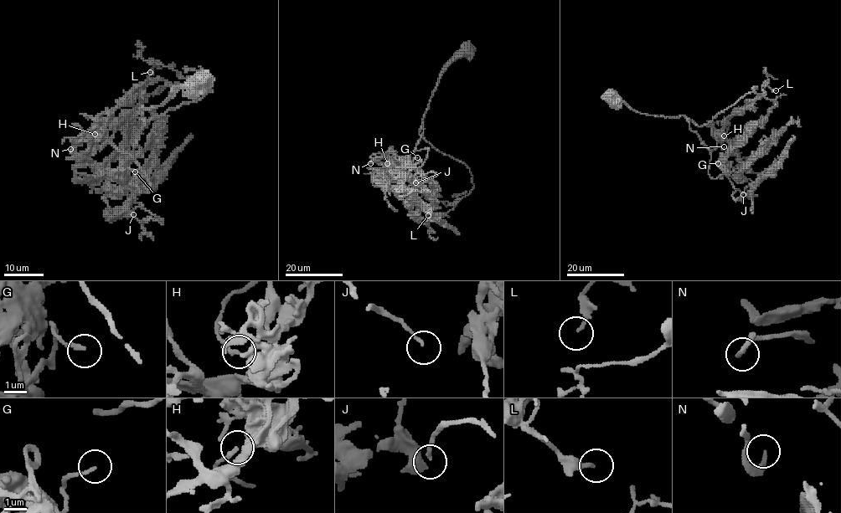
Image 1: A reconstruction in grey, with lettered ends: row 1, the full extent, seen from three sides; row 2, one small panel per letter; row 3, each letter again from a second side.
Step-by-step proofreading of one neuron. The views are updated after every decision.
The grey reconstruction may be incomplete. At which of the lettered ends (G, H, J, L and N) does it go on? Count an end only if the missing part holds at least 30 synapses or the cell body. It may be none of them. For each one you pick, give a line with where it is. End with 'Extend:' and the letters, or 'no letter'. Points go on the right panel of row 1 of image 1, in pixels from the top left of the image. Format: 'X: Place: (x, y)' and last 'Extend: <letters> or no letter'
Extend: no letter

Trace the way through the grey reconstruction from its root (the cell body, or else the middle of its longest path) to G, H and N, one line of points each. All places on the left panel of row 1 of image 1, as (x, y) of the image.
G: (204, 83), (181, 86), (159, 106), (142, 106), (133, 157), (148, 192), (118, 179), (135, 171)
H: (204, 83), (142, 106), (131, 154), (103, 133), (104, 120), (95, 134)
N: (204, 83), (181, 86), (159, 106), (142, 106), (144, 127), (131, 154), (105, 135), (85, 138), (70, 149)

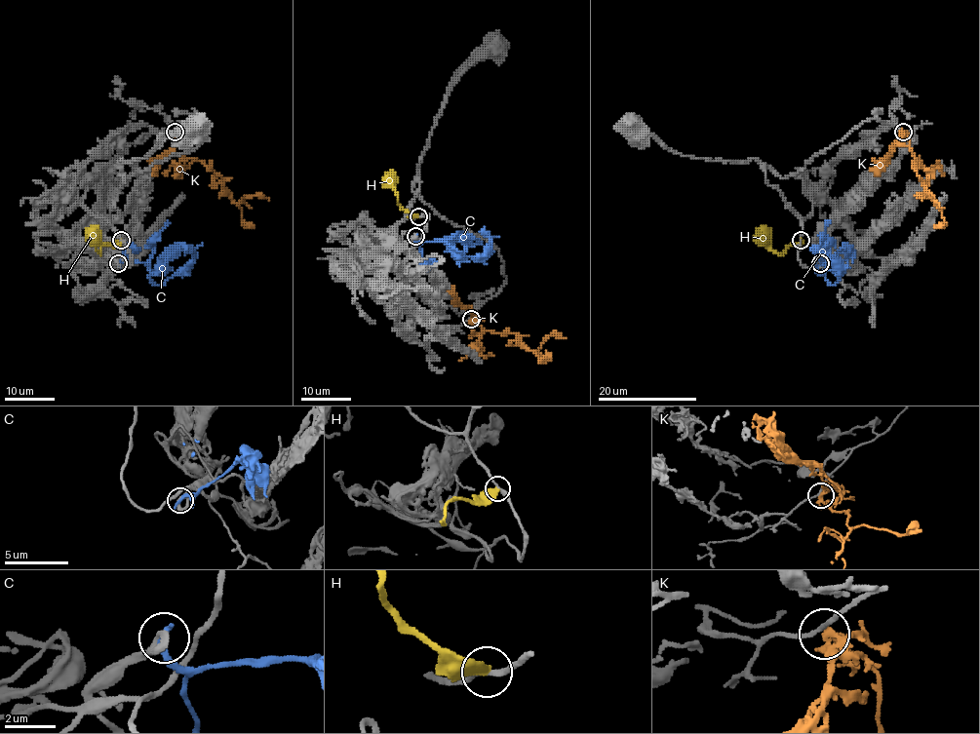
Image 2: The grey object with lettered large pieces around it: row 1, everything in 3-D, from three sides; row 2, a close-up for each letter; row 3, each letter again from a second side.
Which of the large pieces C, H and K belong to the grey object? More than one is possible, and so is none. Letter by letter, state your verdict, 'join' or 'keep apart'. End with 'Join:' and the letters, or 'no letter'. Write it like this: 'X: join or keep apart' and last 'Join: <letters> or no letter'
C: keep apart
H: keep apart
K: join
Join: K

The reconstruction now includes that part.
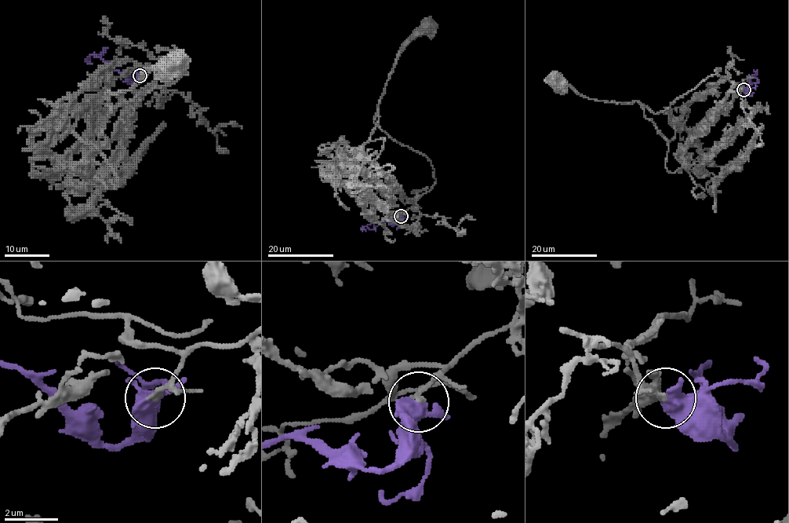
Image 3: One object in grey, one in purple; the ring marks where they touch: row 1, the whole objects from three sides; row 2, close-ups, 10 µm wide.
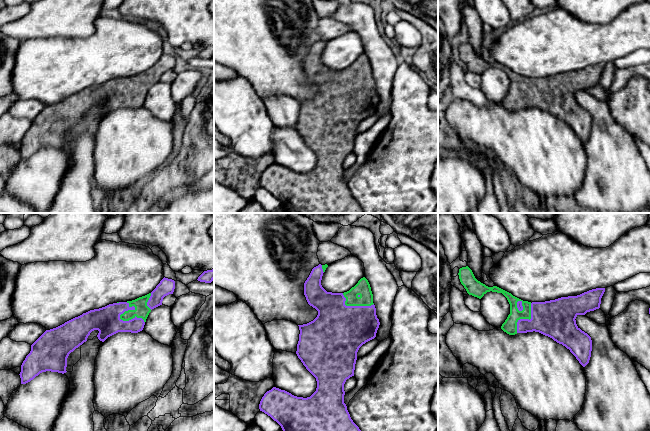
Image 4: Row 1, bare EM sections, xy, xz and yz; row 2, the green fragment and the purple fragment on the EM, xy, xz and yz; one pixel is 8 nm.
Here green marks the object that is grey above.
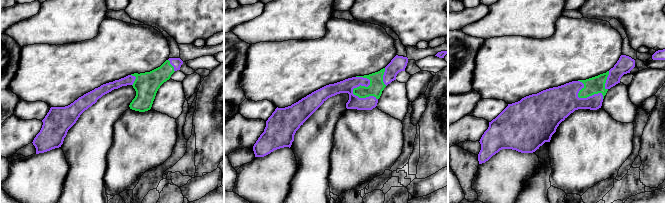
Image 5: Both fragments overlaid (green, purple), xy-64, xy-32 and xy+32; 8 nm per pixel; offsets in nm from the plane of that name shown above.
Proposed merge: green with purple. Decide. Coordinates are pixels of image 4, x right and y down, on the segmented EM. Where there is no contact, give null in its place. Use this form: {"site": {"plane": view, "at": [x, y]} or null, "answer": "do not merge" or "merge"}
{"site": {"plane": "xy", "at": [120, 318]}, "answer": "merge"}

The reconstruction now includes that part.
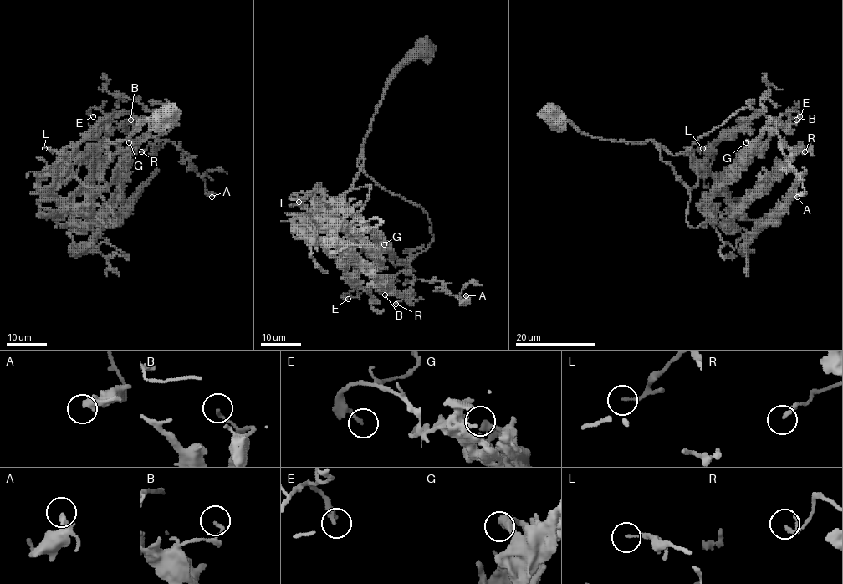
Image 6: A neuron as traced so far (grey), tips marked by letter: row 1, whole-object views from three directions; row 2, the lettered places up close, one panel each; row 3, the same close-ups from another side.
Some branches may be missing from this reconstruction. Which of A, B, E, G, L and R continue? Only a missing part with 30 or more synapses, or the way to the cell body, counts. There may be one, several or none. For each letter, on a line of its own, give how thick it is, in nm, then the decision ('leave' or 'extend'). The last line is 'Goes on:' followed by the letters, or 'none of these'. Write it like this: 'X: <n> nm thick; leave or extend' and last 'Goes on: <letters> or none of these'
A: 360 nm thick; leave
B: 140 nm thick; leave
E: 140 nm thick; leave
G: 280 nm thick; leave
L: 150 nm thick; extend
R: 120 nm thick; leave
Goes on: L

